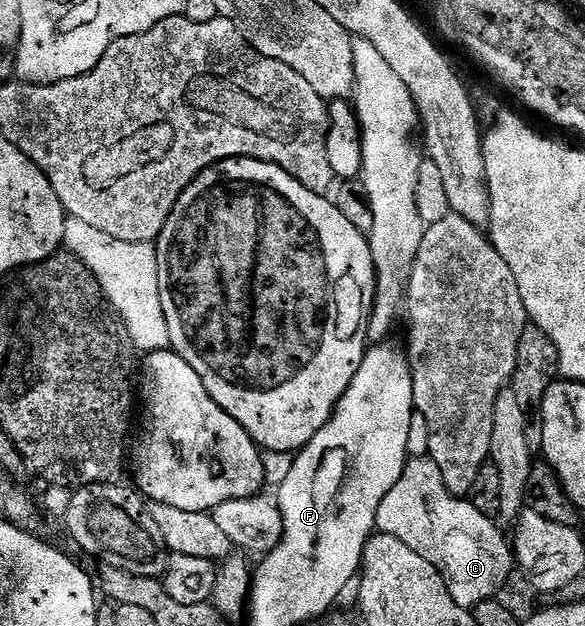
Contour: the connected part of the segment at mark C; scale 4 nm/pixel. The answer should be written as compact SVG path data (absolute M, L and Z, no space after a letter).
M430 456L408 459L398 484L386 492L376 517L379 533L402 540L422 560L430 560L446 580L450 596L458 605L469 608L497 597L512 570L514 574L514 550L499 528L489 515L478 512L468 498L456 498L448 491L438 464Z

